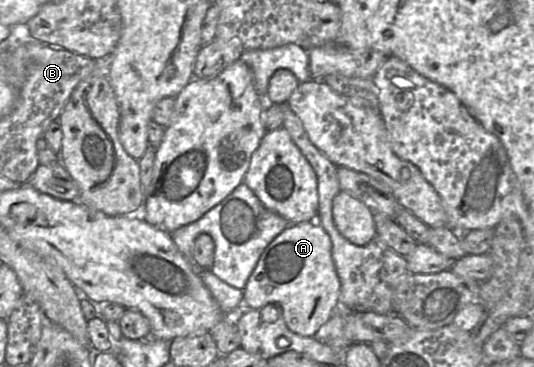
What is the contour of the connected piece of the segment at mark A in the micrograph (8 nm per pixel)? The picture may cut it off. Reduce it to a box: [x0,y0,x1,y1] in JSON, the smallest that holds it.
[243,220,342,337]

